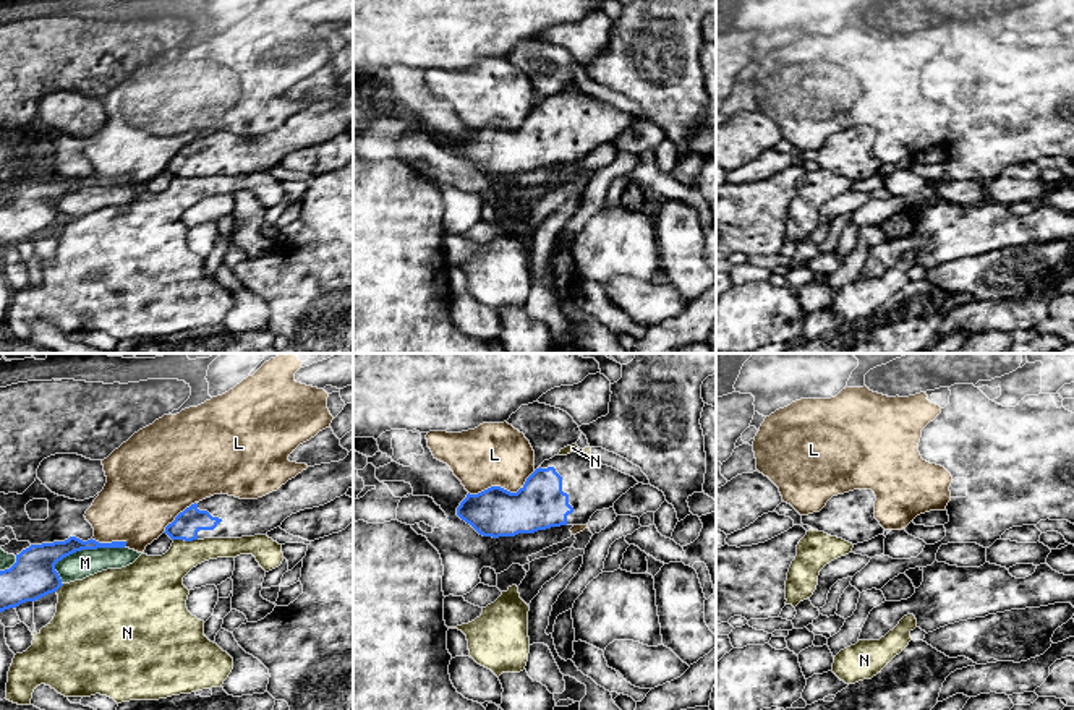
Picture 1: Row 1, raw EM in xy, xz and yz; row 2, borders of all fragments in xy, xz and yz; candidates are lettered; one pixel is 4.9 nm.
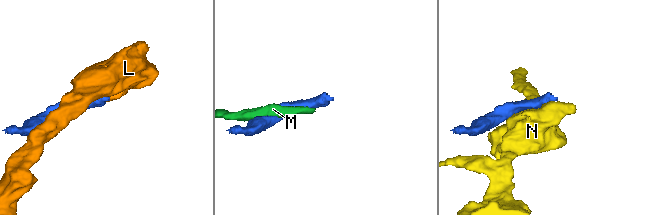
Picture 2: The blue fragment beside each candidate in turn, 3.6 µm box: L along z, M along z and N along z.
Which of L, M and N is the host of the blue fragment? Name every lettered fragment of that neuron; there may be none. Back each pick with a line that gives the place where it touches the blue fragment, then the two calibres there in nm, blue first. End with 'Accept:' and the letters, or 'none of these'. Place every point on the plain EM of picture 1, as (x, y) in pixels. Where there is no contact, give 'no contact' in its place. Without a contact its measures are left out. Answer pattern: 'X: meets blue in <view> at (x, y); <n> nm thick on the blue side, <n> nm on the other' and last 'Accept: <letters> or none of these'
Accept: none of these

